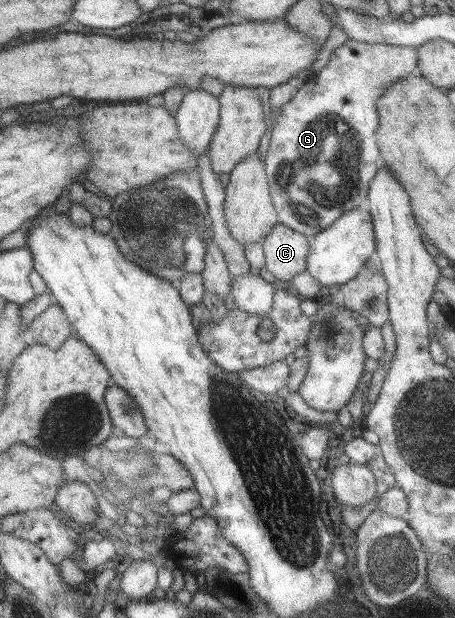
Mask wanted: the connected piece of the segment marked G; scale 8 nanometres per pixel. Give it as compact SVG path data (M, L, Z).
M348 38L341 46L331 51L329 60L326 65L316 74L312 75L296 91L294 97L284 103L279 108L279 114L273 118L273 130L269 138L269 146L265 154L265 173L269 182L270 201L273 201L274 211L277 213L277 224L284 225L288 229L292 229L294 233L300 233L307 239L311 239L316 233L330 227L332 223L342 213L358 207L362 211L367 209L367 189L370 180L374 177L377 170L375 162L378 160L378 145L376 145L376 129L378 129L379 121L377 114L377 101L383 96L386 88L390 87L394 82L400 81L408 76L408 74L417 65L417 48L408 48L393 46L388 44L366 43Z

